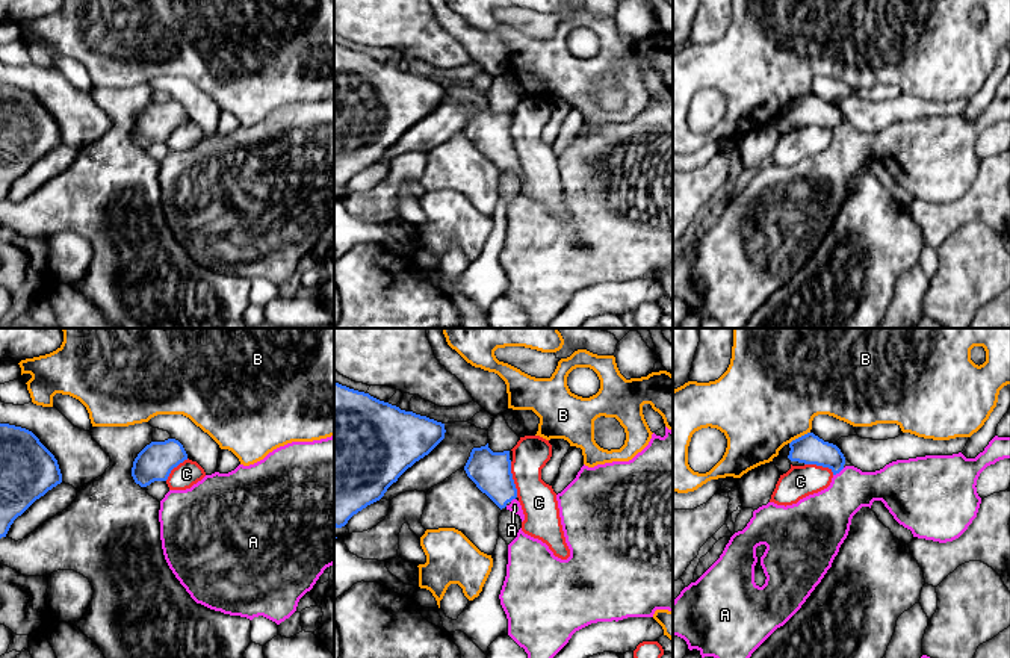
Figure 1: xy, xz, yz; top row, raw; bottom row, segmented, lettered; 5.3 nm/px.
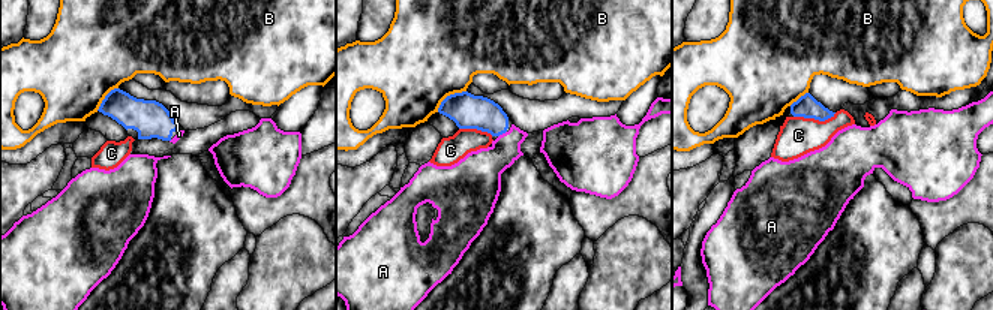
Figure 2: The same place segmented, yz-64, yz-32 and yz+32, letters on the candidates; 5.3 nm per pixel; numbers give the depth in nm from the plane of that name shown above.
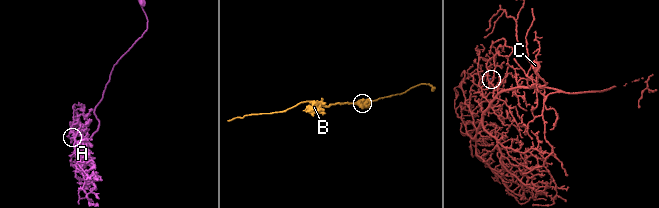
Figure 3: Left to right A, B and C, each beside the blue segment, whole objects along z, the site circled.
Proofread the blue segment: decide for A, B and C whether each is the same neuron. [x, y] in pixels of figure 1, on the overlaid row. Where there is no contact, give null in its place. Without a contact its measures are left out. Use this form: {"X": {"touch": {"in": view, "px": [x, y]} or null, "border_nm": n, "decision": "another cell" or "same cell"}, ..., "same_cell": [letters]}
{"A": {"touch": {"in": "yz", "px": [838, 472]}, "border_nm": 80, "decision": "same cell"}, "B": {"touch": {"in": "yz", "px": [799, 437]}, "border_nm": 130, "decision": "another cell"}, "C": {"touch": {"in": "xz", "px": [513, 480]}, "border_nm": 200, "decision": "another cell"}, "same_cell": ["A"]}

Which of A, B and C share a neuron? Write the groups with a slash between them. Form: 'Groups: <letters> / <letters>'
Groups: A / B / C

